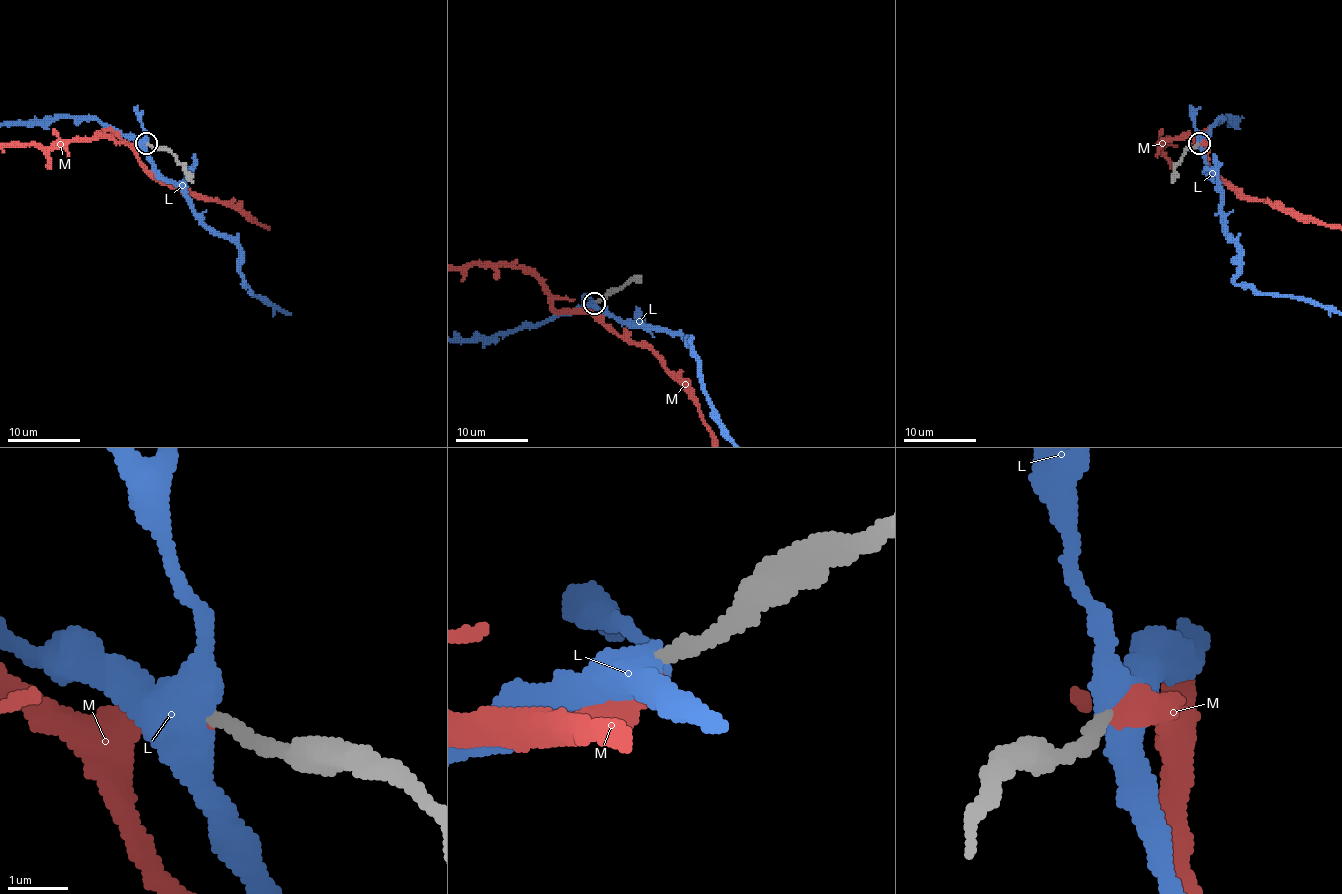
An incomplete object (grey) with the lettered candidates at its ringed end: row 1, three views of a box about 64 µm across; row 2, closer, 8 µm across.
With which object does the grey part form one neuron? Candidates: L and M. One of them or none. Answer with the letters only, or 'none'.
M

